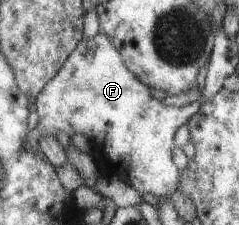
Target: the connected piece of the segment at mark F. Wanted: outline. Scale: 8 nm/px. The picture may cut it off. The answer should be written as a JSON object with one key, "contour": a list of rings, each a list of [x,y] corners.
{"contour":[[[97,33],[74,48],[62,70],[34,98],[35,115],[31,135],[38,140],[41,135],[56,135],[61,131],[69,137],[74,134],[89,137],[90,155],[95,157],[101,177],[115,175],[115,179],[133,187],[137,193],[150,193],[158,198],[170,197],[179,189],[179,173],[171,161],[173,133],[179,125],[185,124],[189,117],[194,116],[201,104],[194,102],[187,106],[170,107],[151,97],[149,90],[150,88],[126,67],[121,53],[111,43],[110,37]]]}

